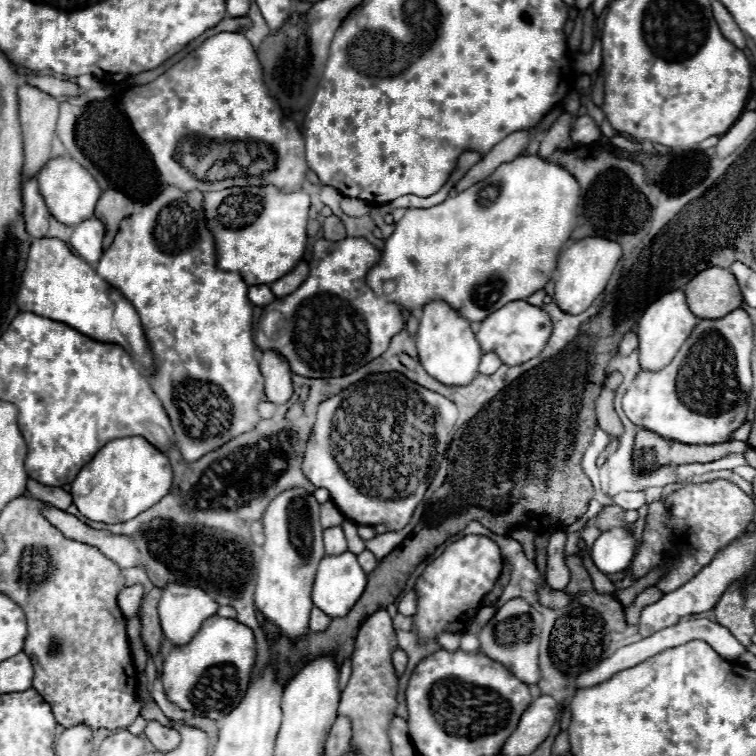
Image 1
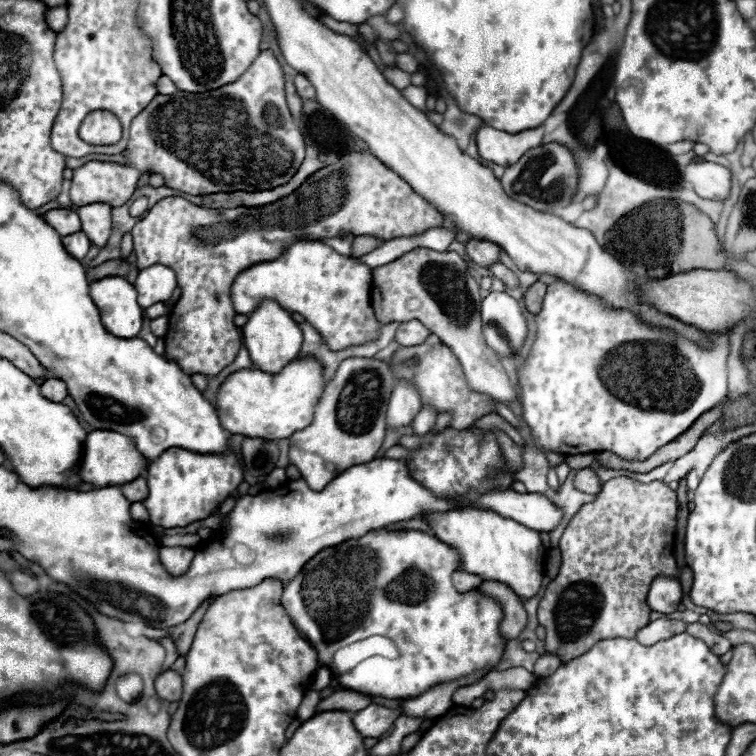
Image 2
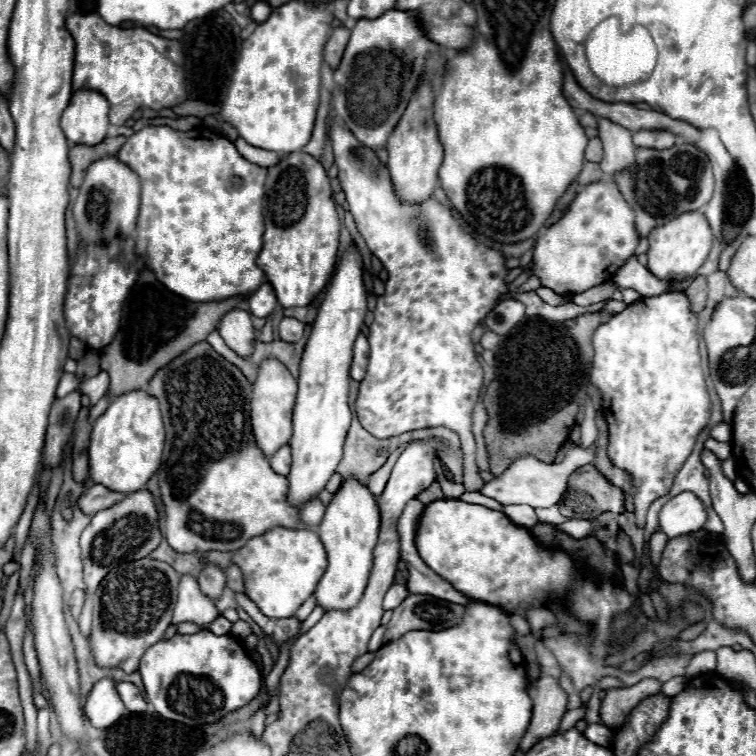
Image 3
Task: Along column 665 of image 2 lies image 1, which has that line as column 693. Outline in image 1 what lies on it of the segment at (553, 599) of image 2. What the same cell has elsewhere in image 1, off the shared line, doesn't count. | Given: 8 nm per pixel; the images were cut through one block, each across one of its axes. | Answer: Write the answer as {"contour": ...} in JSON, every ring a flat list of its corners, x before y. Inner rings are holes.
{"contour":[[730,480,686,484,684,488,674,490,664,498,648,504,642,544,628,568,628,574,632,578,640,578,646,572,662,566,664,560,672,560,670,568,666,570,666,576,656,582,656,588,668,594,686,584,694,574,698,574,698,570,708,566,714,560,716,552,734,542,734,536,742,536,753,520,754,512,753,499]]}

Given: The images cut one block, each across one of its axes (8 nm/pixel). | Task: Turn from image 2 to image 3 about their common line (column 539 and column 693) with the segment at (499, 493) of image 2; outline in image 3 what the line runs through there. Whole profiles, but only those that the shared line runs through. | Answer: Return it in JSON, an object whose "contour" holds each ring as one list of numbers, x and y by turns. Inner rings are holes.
{"contour":[[682,492,662,506,658,520,660,530,668,538,674,538,700,530,706,522,706,508,696,494]]}

